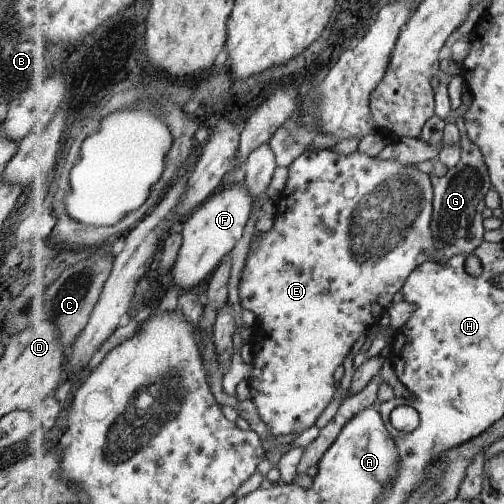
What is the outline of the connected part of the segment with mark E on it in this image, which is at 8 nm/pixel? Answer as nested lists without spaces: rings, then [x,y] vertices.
[[[307,149],[288,168],[289,175],[286,189],[278,199],[278,209],[275,214],[273,226],[265,232],[256,232],[251,238],[251,245],[242,269],[240,284],[238,286],[240,304],[251,310],[260,321],[258,324],[263,332],[263,338],[255,338],[249,342],[253,349],[254,359],[251,364],[255,367],[249,377],[252,386],[252,400],[256,405],[259,418],[269,428],[272,436],[284,434],[303,434],[311,426],[317,424],[321,414],[327,410],[327,406],[337,396],[335,389],[335,372],[351,352],[353,344],[361,338],[361,334],[367,335],[372,326],[377,326],[377,321],[387,308],[391,308],[393,296],[401,292],[411,273],[424,262],[435,261],[439,264],[447,264],[447,260],[438,260],[436,253],[438,246],[432,231],[434,215],[434,186],[433,173],[425,170],[425,166],[404,165],[396,160],[380,160],[355,151],[344,156],[336,154],[331,149]]]

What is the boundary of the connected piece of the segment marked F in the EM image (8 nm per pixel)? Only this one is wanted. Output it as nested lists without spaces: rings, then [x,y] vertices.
[[[245,182],[234,183],[213,193],[182,222],[179,228],[182,234],[182,244],[171,268],[173,282],[177,288],[189,291],[216,271],[215,268],[225,260],[229,252],[237,246],[237,242],[243,238],[245,228],[251,220],[253,201],[255,201],[254,196],[245,186]]]

